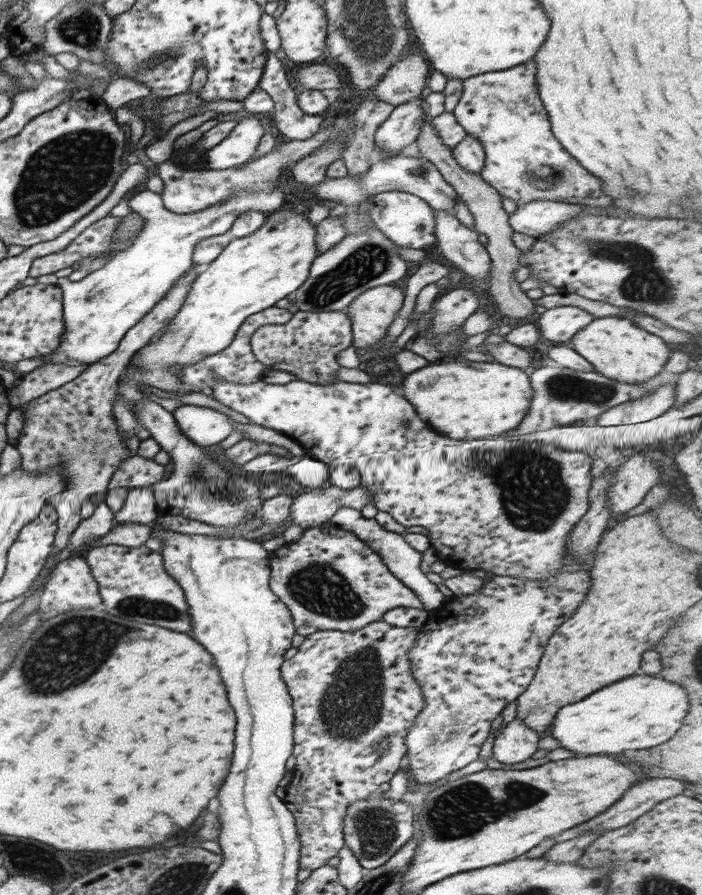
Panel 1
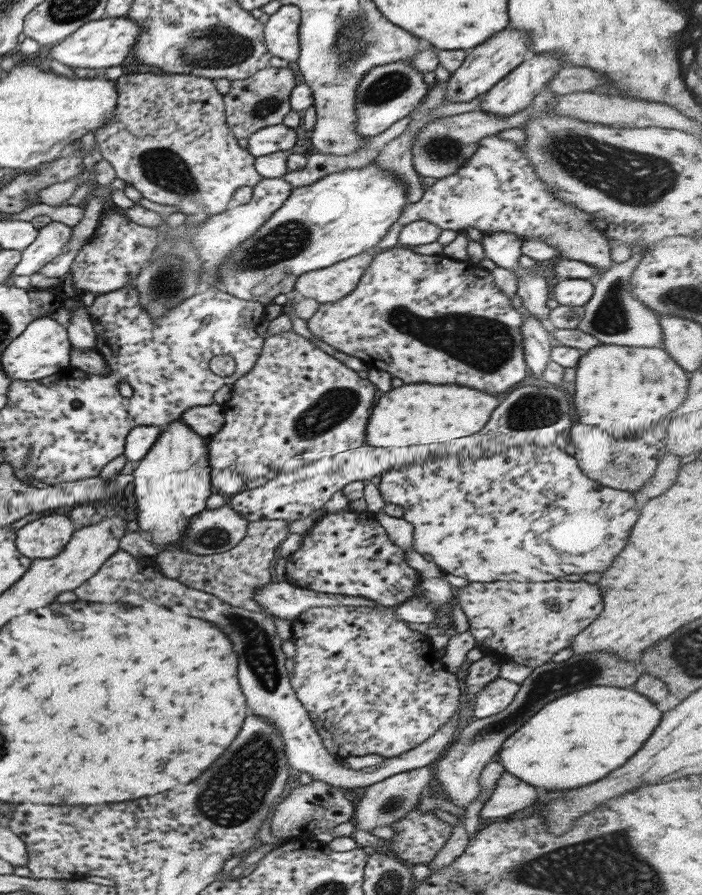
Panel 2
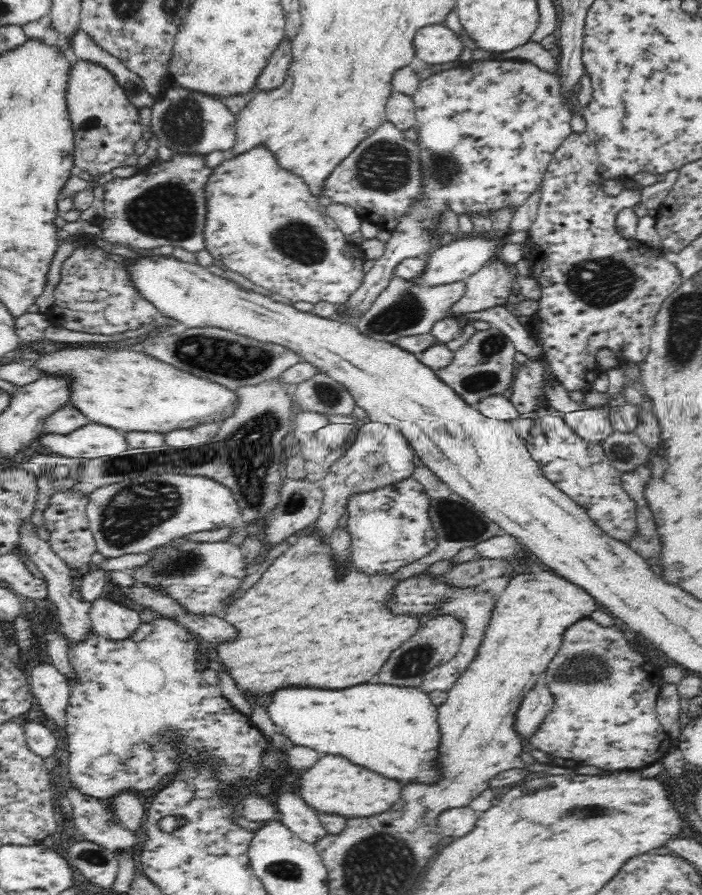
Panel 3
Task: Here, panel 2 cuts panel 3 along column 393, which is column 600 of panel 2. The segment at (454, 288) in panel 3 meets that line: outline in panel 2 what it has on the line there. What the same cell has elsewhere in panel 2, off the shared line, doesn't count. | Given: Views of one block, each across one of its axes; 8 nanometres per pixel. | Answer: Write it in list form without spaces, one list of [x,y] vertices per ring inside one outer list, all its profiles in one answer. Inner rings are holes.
[[[640,241],[633,246],[632,256],[626,262],[614,263],[606,273],[596,278],[594,295],[584,305],[584,317],[580,320],[577,329],[594,336],[602,345],[664,348],[662,329],[656,312],[630,295],[629,278],[642,259],[644,250],[641,245]]]

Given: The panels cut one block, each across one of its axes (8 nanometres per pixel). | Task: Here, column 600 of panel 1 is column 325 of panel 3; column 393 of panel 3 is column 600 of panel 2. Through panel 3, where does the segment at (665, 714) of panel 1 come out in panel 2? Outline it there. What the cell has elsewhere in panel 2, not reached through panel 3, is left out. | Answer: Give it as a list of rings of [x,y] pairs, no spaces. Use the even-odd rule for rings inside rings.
[[[589,686],[545,704],[503,743],[496,760],[506,772],[532,786],[548,790],[578,788],[626,764],[650,739],[662,716],[656,703],[638,691]]]

